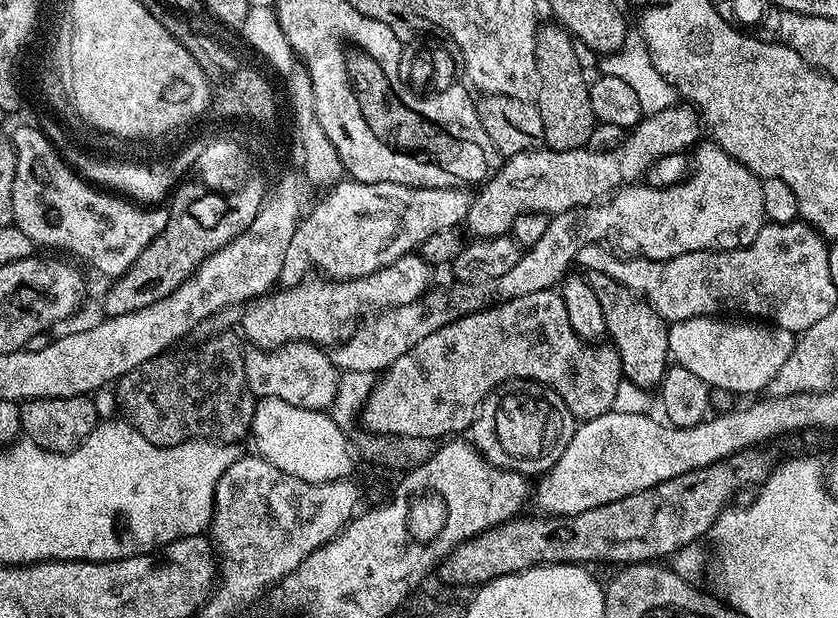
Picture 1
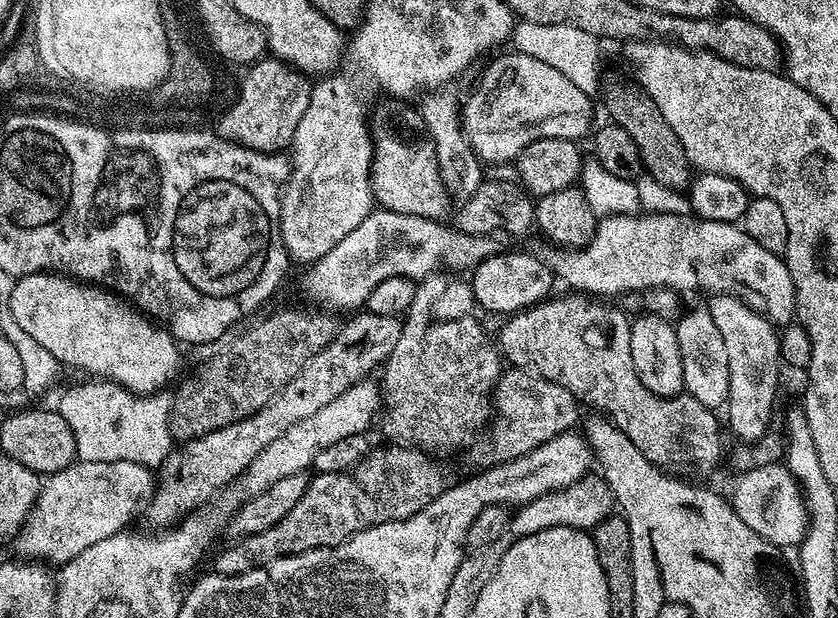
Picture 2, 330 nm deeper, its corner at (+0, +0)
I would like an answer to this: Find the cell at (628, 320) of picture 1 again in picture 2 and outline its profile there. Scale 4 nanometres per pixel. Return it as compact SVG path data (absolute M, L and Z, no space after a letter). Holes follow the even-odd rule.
M588 294L568 295L572 296L553 295L551 298L541 300L538 304L511 313L511 315L505 319L508 321L500 328L500 344L498 343L498 348L502 353L503 359L507 361L509 365L531 370L546 377L550 382L554 382L558 386L566 386L566 390L570 390L576 395L577 401L583 402L585 405L587 405L586 403L593 404L593 406L596 407L593 409L599 410L604 414L610 414L610 419L612 423L616 425L616 428L622 430L622 434L626 434L626 438L630 438L630 442L634 442L634 446L638 446L638 450L642 450L644 456L657 466L669 466L668 464L701 464L702 467L708 468L711 464L718 463L720 460L720 428L722 432L722 424L721 421L720 424L716 421L717 413L711 408L707 408L695 402L690 402L689 397L684 394L666 398L651 393L650 390L642 384L642 380L638 376L638 372L634 366L634 360L630 354L630 330L632 329L630 316L627 316L620 308L611 308L610 305L603 304L603 299L593 298Z

